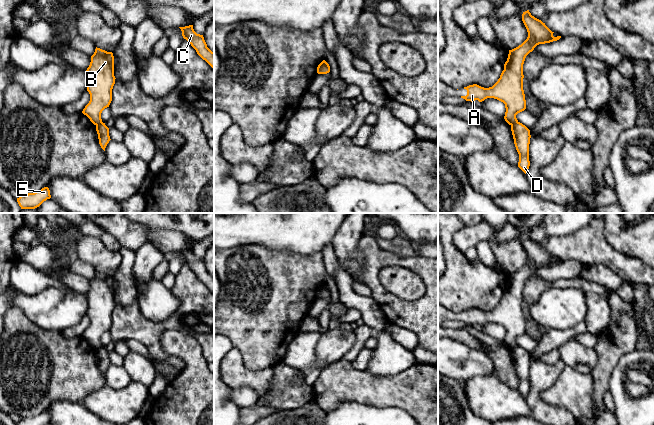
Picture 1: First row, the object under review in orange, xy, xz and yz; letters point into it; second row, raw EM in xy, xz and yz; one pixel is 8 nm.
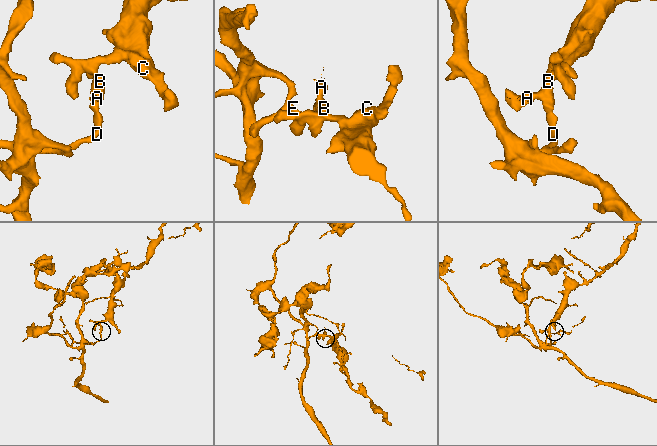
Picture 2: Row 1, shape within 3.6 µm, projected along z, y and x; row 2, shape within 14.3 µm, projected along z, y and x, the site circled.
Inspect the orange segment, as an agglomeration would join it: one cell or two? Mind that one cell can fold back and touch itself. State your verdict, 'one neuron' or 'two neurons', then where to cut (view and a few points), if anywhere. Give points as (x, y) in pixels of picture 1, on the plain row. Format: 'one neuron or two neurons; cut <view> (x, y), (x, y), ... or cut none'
two neurons; cut yz (517, 345), (511, 349)

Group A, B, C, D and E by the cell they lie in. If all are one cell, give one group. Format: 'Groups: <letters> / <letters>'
Groups: A B C / D E

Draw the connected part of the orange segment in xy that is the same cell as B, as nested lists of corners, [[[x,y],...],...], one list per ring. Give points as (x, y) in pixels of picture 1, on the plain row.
[[[96,271],[86,297],[88,300],[87,315],[90,318],[90,325],[82,337],[94,349],[98,349],[102,347],[102,335],[109,331],[112,325],[112,313],[116,303],[114,300],[113,277]]]

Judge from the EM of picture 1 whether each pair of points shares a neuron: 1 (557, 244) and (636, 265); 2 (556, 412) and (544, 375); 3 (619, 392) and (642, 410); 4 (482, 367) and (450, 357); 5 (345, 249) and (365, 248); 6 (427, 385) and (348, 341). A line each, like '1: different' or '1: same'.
1: same
2: same
3: same
4: same
5: different
6: different

